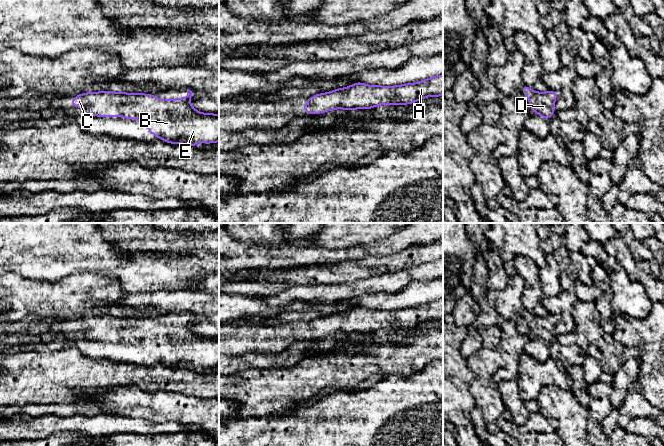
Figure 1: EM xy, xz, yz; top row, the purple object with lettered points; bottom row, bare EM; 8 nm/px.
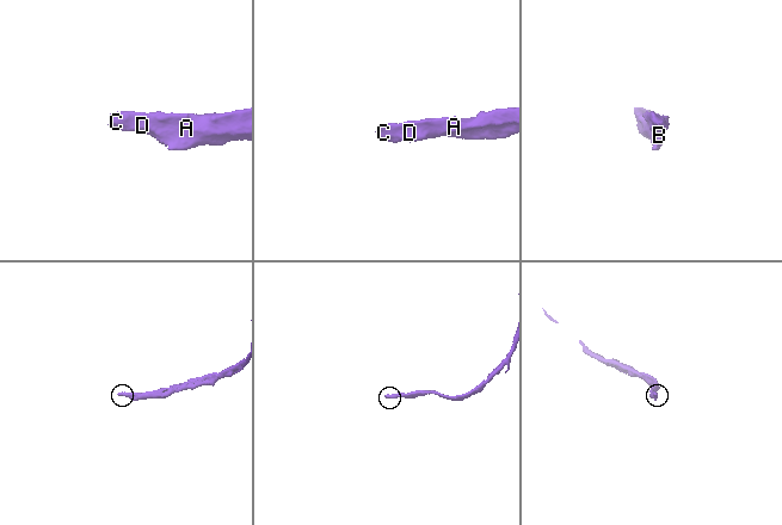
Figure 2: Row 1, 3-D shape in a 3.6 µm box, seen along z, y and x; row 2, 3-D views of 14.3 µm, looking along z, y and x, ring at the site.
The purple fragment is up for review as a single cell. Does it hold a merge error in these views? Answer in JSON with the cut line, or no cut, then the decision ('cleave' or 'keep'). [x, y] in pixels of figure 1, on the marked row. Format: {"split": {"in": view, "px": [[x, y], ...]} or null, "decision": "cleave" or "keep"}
{"split": null, "decision": "keep"}

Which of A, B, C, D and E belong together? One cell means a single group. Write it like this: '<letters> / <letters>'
A B C D E

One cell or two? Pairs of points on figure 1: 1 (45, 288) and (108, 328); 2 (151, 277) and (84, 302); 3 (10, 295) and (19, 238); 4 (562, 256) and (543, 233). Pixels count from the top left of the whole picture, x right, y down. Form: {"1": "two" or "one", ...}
{"1": "two", "2": "two", "3": "two", "4": "one"}

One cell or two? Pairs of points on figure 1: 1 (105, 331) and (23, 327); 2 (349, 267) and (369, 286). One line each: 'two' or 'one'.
1: one
2: two

